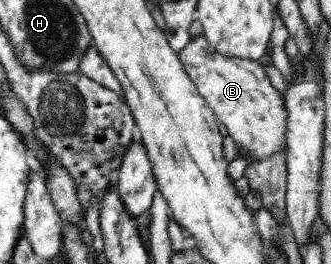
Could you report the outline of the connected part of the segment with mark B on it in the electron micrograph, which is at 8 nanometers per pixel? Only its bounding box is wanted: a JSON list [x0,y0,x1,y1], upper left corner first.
[177,34,286,159]

